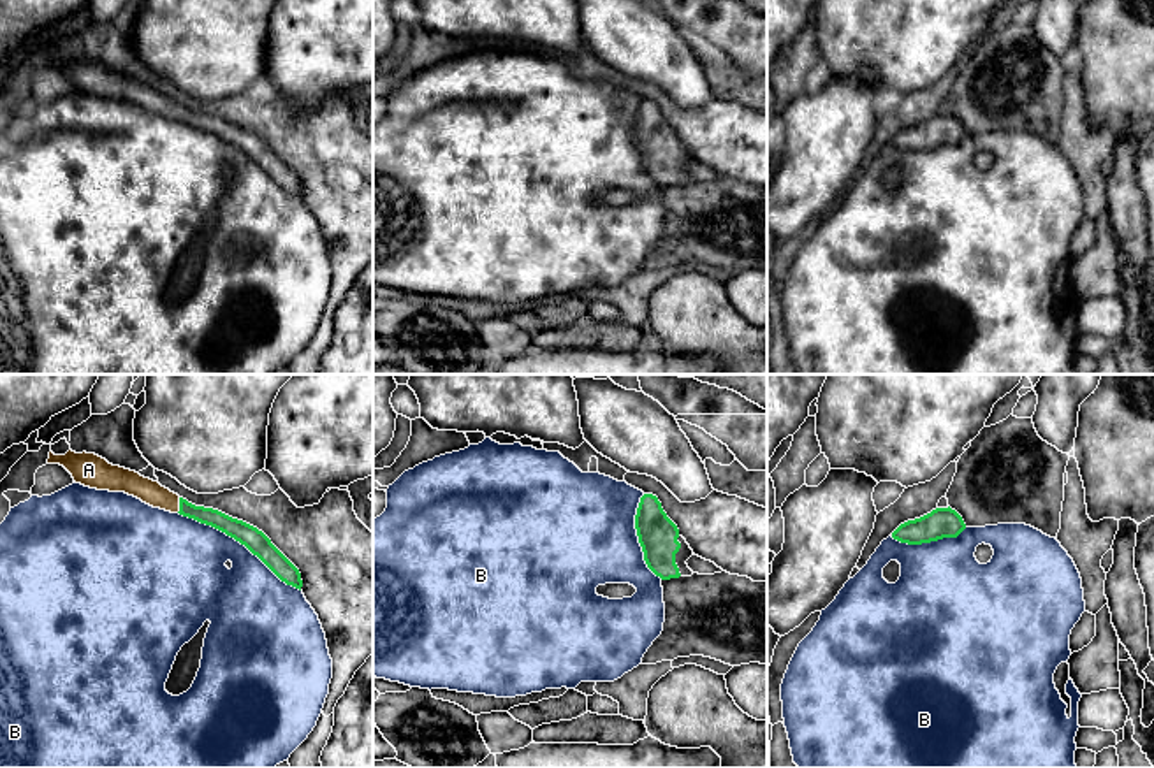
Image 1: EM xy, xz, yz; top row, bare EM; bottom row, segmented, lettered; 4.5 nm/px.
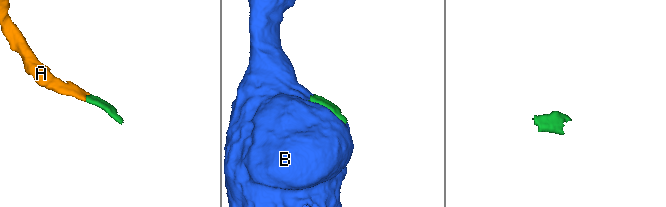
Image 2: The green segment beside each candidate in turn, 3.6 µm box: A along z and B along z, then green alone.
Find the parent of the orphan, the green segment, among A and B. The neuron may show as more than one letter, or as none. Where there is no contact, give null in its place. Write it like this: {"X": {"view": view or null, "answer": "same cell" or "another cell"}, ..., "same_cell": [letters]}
{"A": {"view": "xy", "answer": "same cell"}, "B": {"view": "xy", "answer": "another cell"}, "same_cell": ["A"]}

